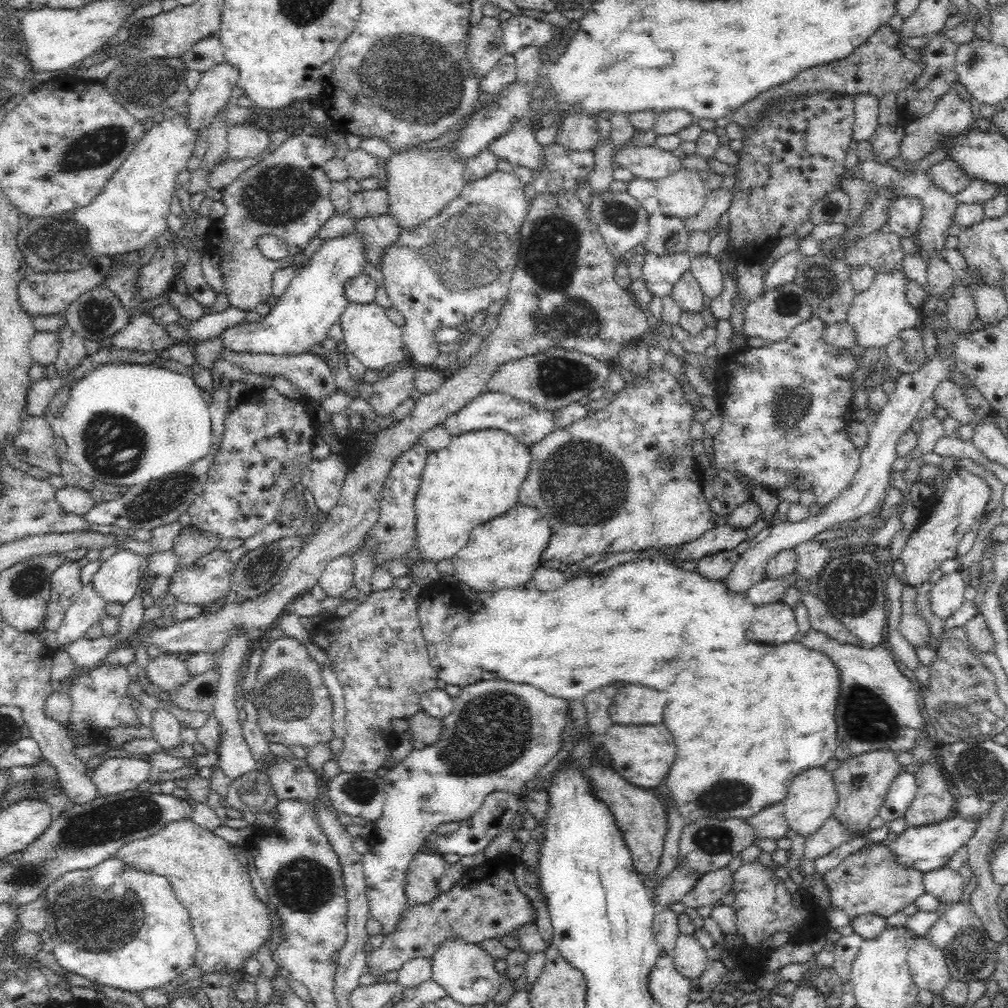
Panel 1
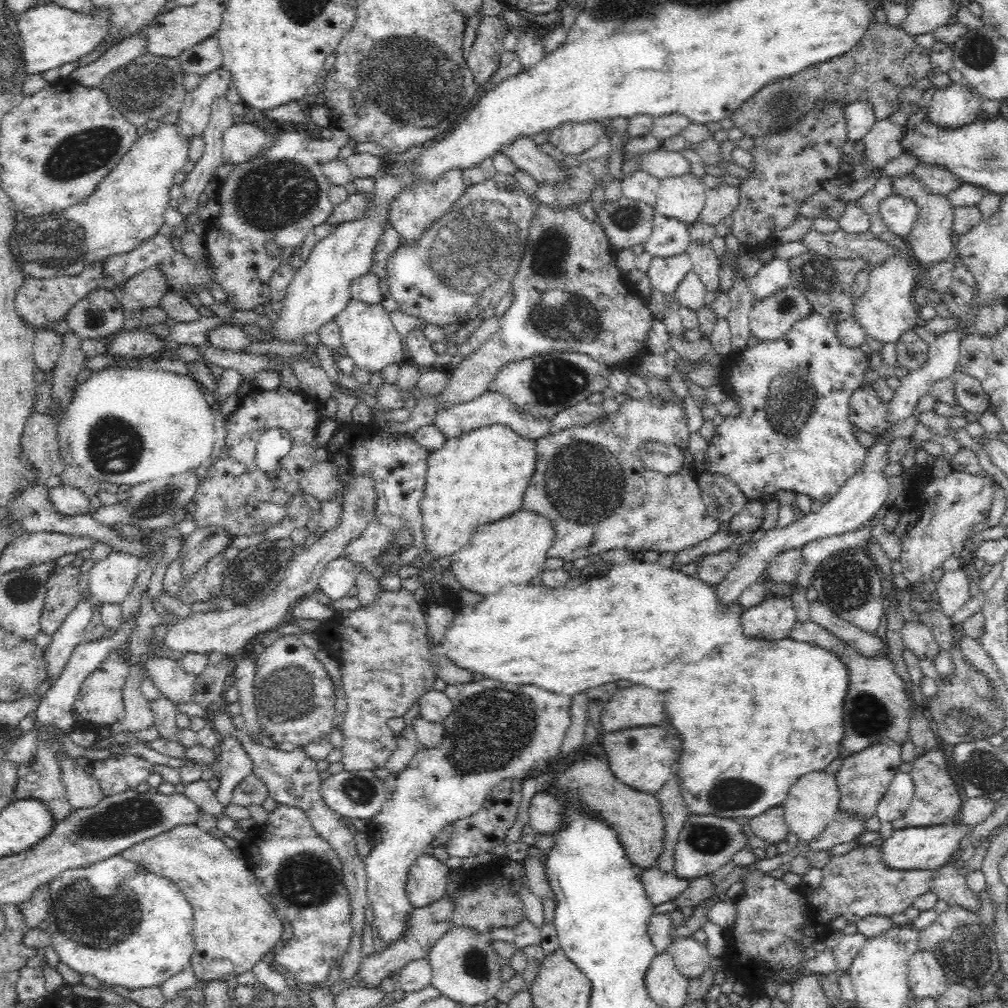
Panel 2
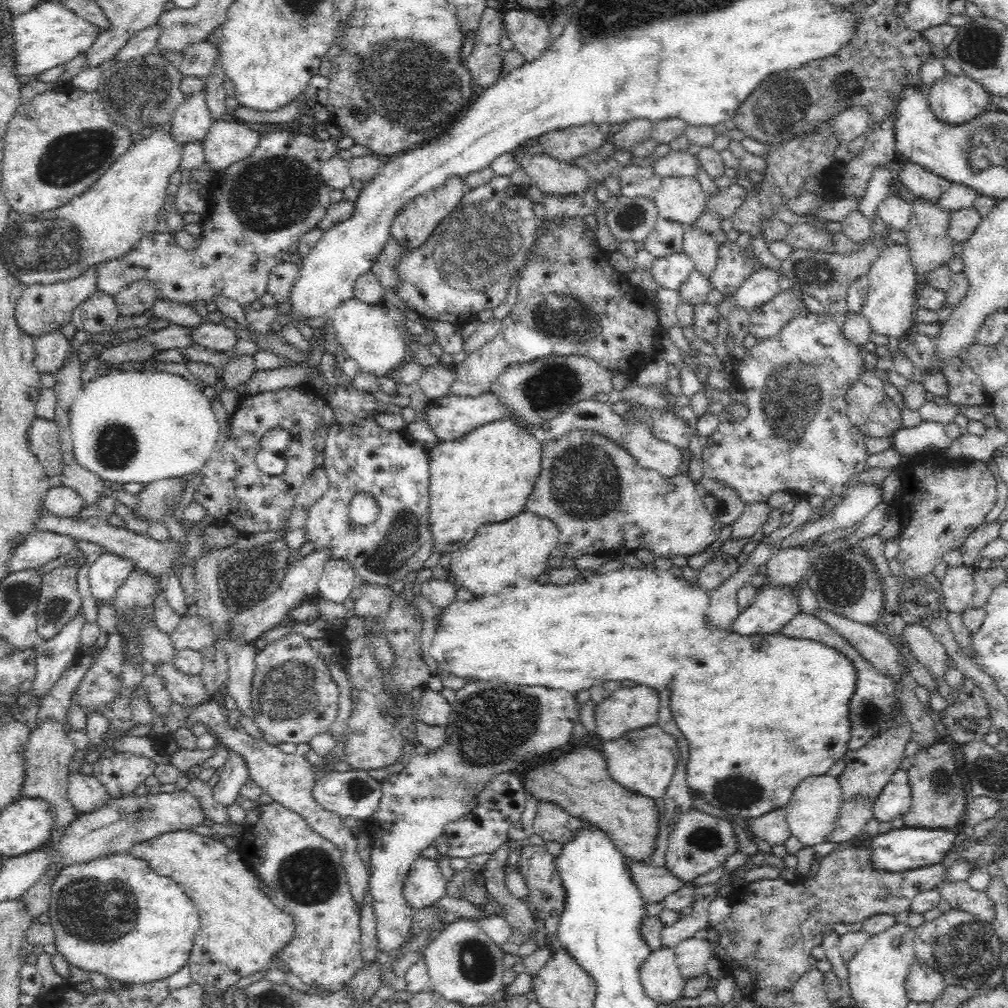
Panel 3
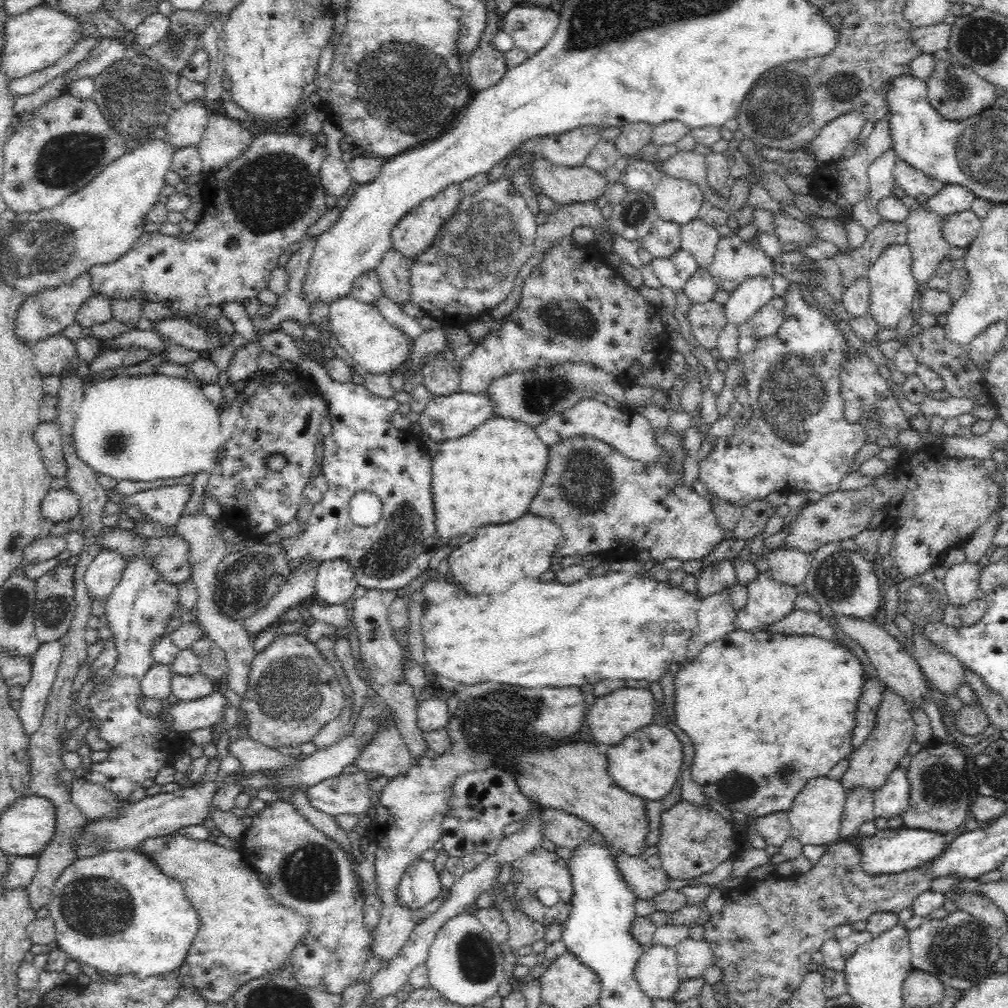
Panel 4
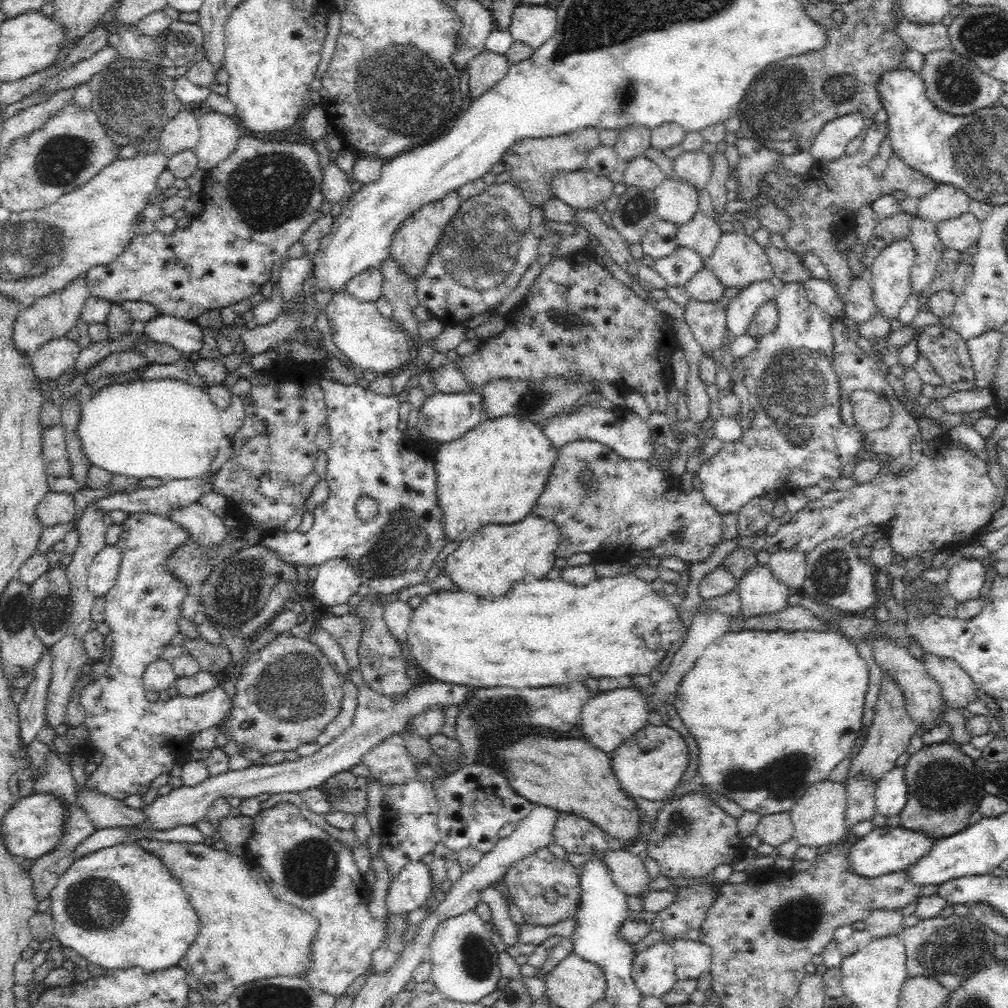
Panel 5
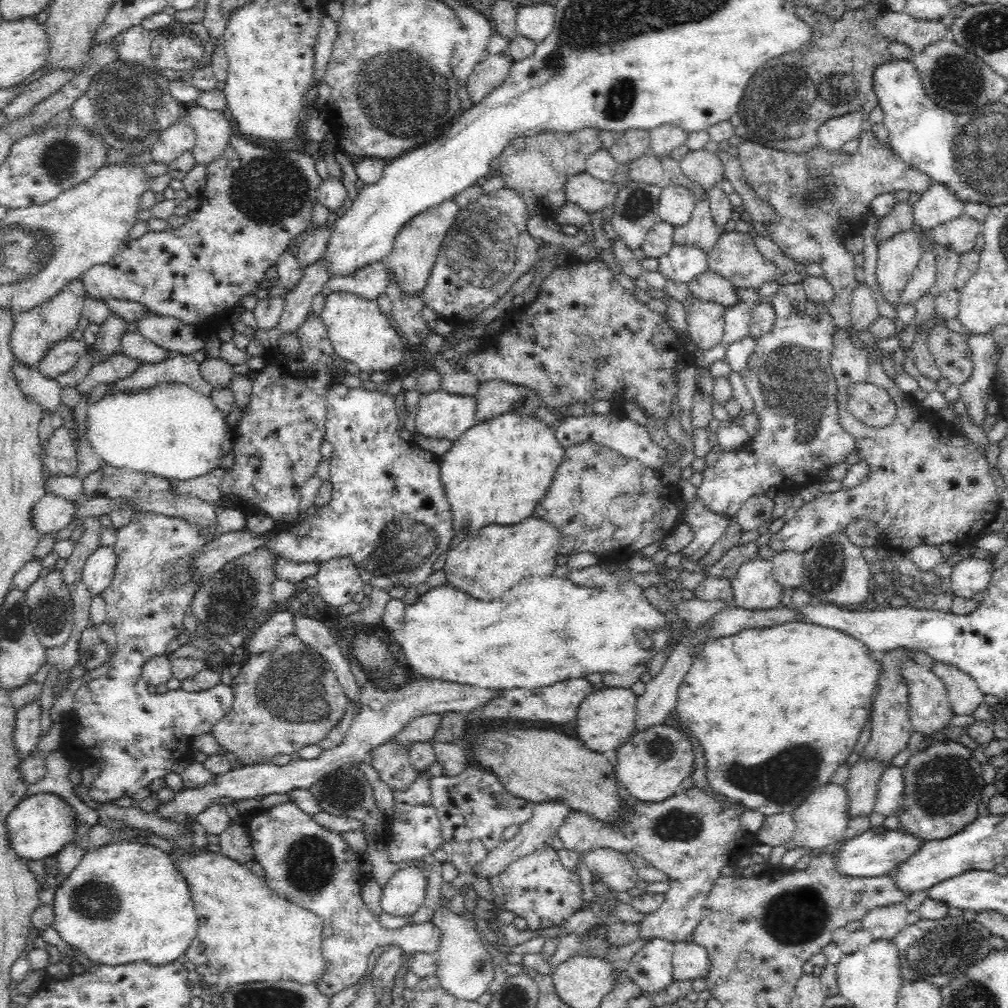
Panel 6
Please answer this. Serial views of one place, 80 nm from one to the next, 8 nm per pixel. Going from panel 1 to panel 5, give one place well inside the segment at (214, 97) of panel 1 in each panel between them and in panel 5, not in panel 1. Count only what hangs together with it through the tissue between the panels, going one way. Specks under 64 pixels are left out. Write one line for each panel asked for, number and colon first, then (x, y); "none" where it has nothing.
2: (194, 116)
3: (191, 121)
4: (185, 127)
5: (182, 132)

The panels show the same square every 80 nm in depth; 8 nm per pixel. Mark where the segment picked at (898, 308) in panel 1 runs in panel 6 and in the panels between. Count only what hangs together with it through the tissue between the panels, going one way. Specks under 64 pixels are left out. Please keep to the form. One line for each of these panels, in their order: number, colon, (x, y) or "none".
2: (885, 311)
3: (893, 283)
4: (892, 285)
5: (889, 274)
6: (898, 257)

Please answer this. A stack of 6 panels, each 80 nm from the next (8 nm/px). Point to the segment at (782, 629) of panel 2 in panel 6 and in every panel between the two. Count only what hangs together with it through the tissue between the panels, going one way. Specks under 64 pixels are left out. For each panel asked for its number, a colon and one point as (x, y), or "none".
3: (773, 607)
4: (769, 601)
5: (760, 593)
6: (754, 587)

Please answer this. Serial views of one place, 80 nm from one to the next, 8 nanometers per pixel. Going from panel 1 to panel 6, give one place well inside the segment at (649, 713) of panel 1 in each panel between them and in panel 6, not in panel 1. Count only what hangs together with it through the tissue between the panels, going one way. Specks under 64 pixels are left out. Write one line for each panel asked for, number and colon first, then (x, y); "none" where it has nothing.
2: (636, 706)
3: (627, 709)
4: (611, 718)
5: (609, 718)
6: (606, 720)

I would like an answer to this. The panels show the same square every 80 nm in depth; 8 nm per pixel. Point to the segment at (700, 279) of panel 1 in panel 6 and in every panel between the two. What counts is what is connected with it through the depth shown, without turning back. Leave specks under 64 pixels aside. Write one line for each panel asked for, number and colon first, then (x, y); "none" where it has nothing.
2: (706, 266)
3: (701, 248)
4: (699, 239)
5: (701, 234)
6: (701, 231)

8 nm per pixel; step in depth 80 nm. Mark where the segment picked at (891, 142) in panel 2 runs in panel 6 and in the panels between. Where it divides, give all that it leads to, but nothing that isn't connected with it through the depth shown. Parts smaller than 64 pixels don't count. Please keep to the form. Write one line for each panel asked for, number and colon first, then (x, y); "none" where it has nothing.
3: (847, 181)
4: (845, 182)
5: (832, 191)
6: (820, 198)

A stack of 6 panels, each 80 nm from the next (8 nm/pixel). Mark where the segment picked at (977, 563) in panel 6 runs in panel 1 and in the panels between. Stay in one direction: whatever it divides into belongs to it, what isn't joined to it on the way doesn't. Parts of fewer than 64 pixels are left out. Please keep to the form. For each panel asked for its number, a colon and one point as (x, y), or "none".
1: (946, 595)
2: (952, 589)
3: (957, 586)
4: (961, 580)
5: (964, 582)

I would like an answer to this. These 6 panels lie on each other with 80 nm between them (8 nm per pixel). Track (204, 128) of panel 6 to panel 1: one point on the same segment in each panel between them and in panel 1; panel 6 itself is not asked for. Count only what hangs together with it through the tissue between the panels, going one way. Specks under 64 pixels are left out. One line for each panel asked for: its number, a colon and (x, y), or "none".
1: (245, 140)
2: (241, 142)
3: (226, 143)
4: (224, 139)
5: (219, 133)

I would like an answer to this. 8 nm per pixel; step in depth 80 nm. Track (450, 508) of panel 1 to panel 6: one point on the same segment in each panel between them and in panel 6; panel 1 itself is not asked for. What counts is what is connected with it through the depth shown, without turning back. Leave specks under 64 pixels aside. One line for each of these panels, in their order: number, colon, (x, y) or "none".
2: (477, 478)
3: (483, 477)
4: (488, 476)
5: (493, 474)
6: (495, 473)

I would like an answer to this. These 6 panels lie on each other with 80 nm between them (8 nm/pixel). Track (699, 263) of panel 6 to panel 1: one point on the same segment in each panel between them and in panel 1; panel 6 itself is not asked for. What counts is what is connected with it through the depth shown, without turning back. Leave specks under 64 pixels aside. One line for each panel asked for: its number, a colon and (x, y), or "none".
1: (659, 273)
2: (665, 274)
3: (670, 272)
4: (673, 272)
5: (676, 269)

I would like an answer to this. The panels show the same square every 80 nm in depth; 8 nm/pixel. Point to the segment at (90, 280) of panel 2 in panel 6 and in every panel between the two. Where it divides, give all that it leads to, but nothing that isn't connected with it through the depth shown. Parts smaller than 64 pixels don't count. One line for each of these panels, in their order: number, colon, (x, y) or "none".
3: (42, 309)
4: (45, 313)
5: (49, 317)
6: (35, 331)

